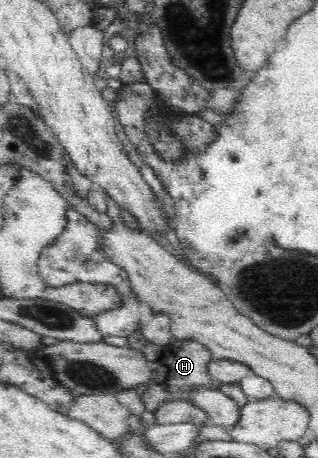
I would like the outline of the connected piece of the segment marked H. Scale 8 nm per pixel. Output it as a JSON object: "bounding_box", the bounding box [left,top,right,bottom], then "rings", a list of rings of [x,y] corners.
{"bounding_box":[141,341,219,414],"rings":[[[196,341],[172,342],[164,350],[163,357],[155,364],[157,374],[141,389],[142,402],[147,411],[154,414],[154,410],[163,402],[175,400],[189,401],[189,394],[193,388],[218,389],[219,381],[208,374],[209,362],[212,362],[211,352]]]}

